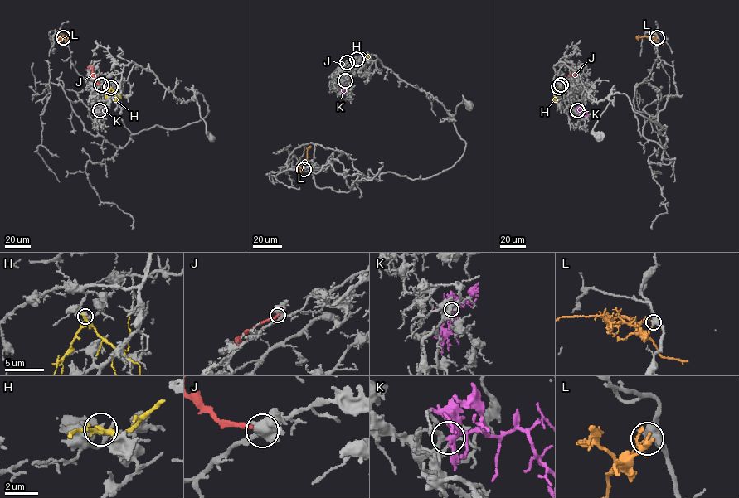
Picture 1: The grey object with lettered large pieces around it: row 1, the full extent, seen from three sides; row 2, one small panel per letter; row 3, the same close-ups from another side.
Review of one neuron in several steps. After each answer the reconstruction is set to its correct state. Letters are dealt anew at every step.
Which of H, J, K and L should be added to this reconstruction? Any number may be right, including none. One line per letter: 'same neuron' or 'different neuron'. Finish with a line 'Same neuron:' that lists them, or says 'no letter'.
H: different neuron
J: different neuron
K: same neuron
L: different neuron
Same neuron: K

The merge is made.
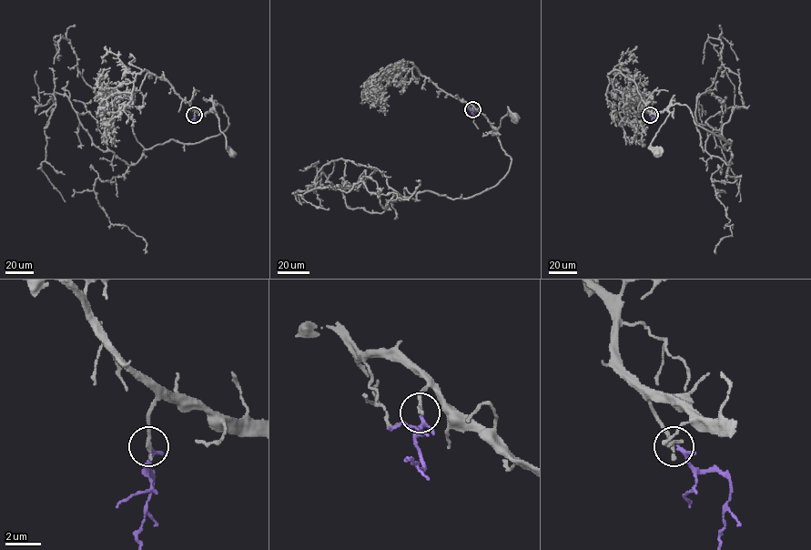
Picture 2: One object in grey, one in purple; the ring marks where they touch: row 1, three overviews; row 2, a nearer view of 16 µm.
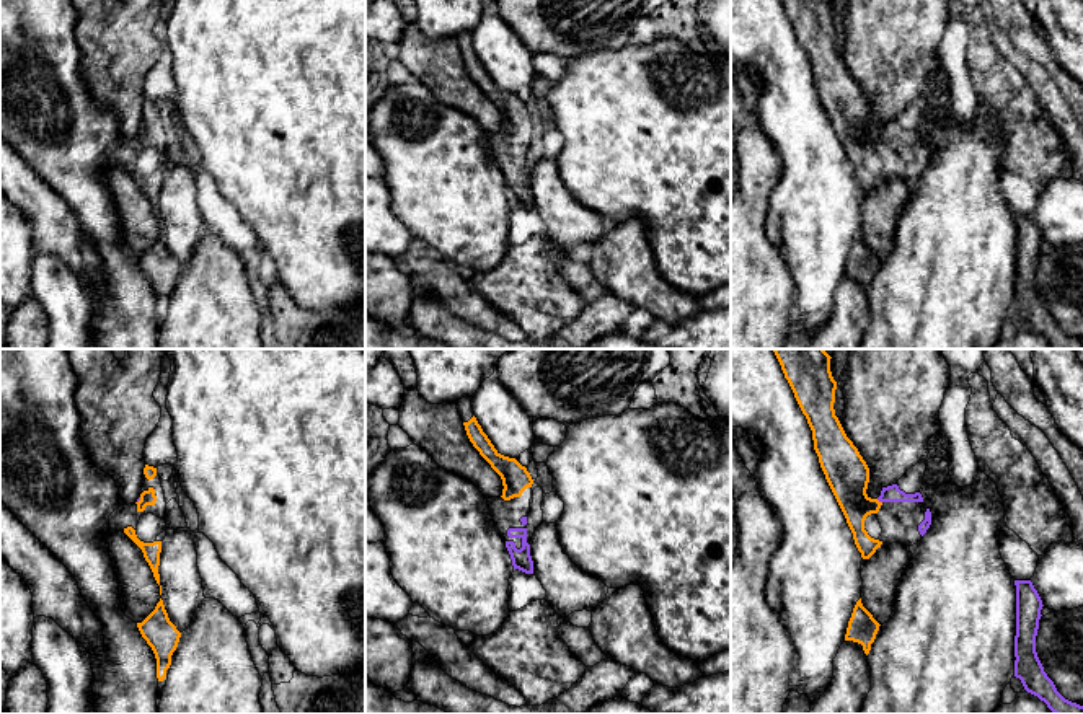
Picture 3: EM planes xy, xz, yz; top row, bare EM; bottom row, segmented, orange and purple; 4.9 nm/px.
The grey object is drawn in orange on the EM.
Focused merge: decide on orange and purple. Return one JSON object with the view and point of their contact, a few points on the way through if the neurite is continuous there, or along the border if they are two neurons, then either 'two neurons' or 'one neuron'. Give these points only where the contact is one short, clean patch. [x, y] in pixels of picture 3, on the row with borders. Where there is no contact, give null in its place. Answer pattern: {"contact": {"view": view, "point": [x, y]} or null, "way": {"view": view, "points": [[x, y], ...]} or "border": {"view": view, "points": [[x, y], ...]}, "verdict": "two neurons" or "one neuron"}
{"contact": {"view": "yz", "point": [878, 501]}, "way": {"view": "yz", "points": [[847, 473], [866, 501], [878, 501], [891, 493]]}, "verdict": "one neuron"}

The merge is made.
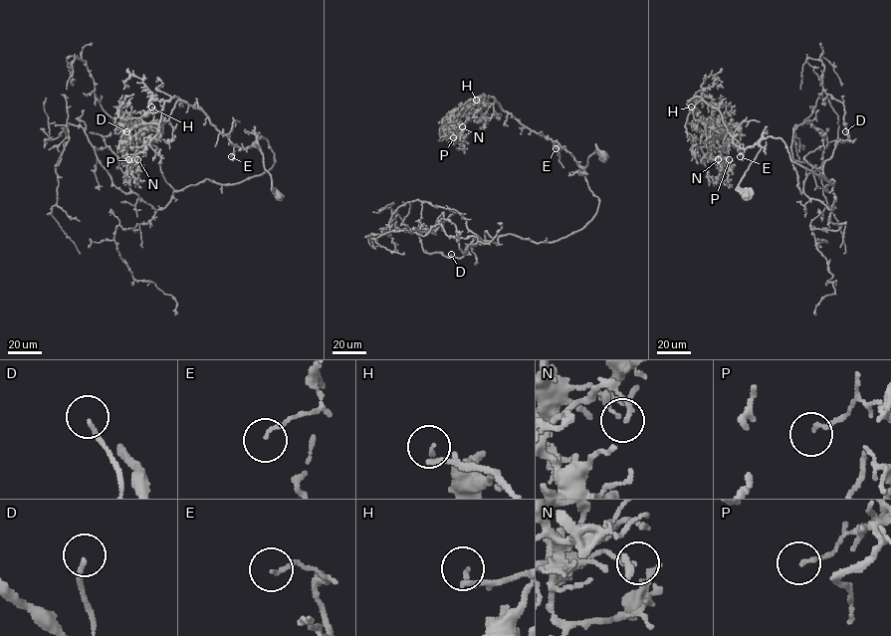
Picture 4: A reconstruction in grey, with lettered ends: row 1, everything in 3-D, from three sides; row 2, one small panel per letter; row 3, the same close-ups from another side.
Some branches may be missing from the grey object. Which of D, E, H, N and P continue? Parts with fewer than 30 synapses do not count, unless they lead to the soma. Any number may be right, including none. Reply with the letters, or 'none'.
D, H

